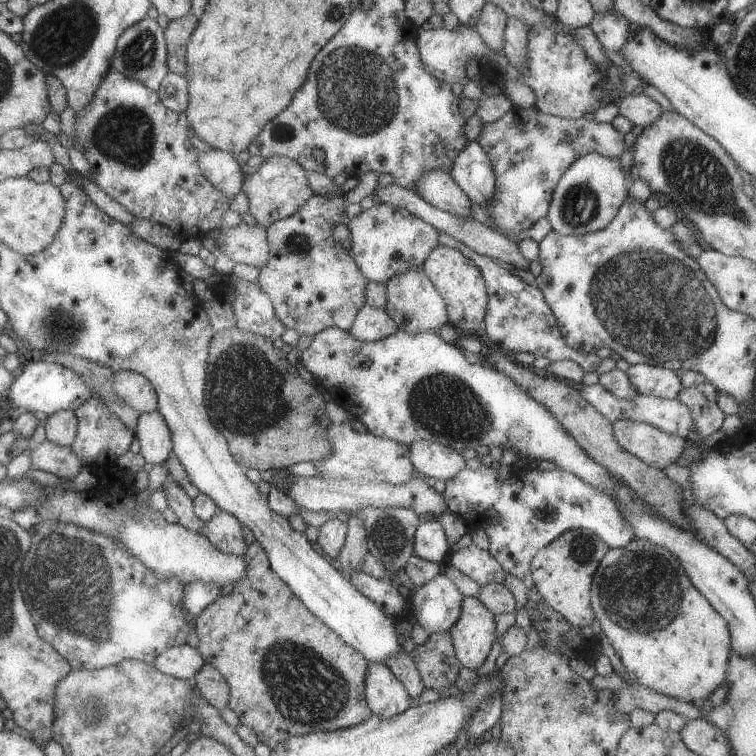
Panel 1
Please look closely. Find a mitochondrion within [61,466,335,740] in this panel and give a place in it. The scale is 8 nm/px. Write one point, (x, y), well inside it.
(95, 710)

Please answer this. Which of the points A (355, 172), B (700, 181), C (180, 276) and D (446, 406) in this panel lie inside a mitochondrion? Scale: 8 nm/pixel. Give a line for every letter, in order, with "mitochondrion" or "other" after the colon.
A: other
B: mitochondrion
C: other
D: mitochondrion

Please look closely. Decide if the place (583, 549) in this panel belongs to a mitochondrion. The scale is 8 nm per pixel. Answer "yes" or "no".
yes

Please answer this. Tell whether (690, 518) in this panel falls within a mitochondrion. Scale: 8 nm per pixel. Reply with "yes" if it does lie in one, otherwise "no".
no

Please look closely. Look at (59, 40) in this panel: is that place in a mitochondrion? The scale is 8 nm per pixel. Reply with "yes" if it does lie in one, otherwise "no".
yes

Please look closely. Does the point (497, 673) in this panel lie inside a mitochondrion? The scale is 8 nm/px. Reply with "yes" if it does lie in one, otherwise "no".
no

